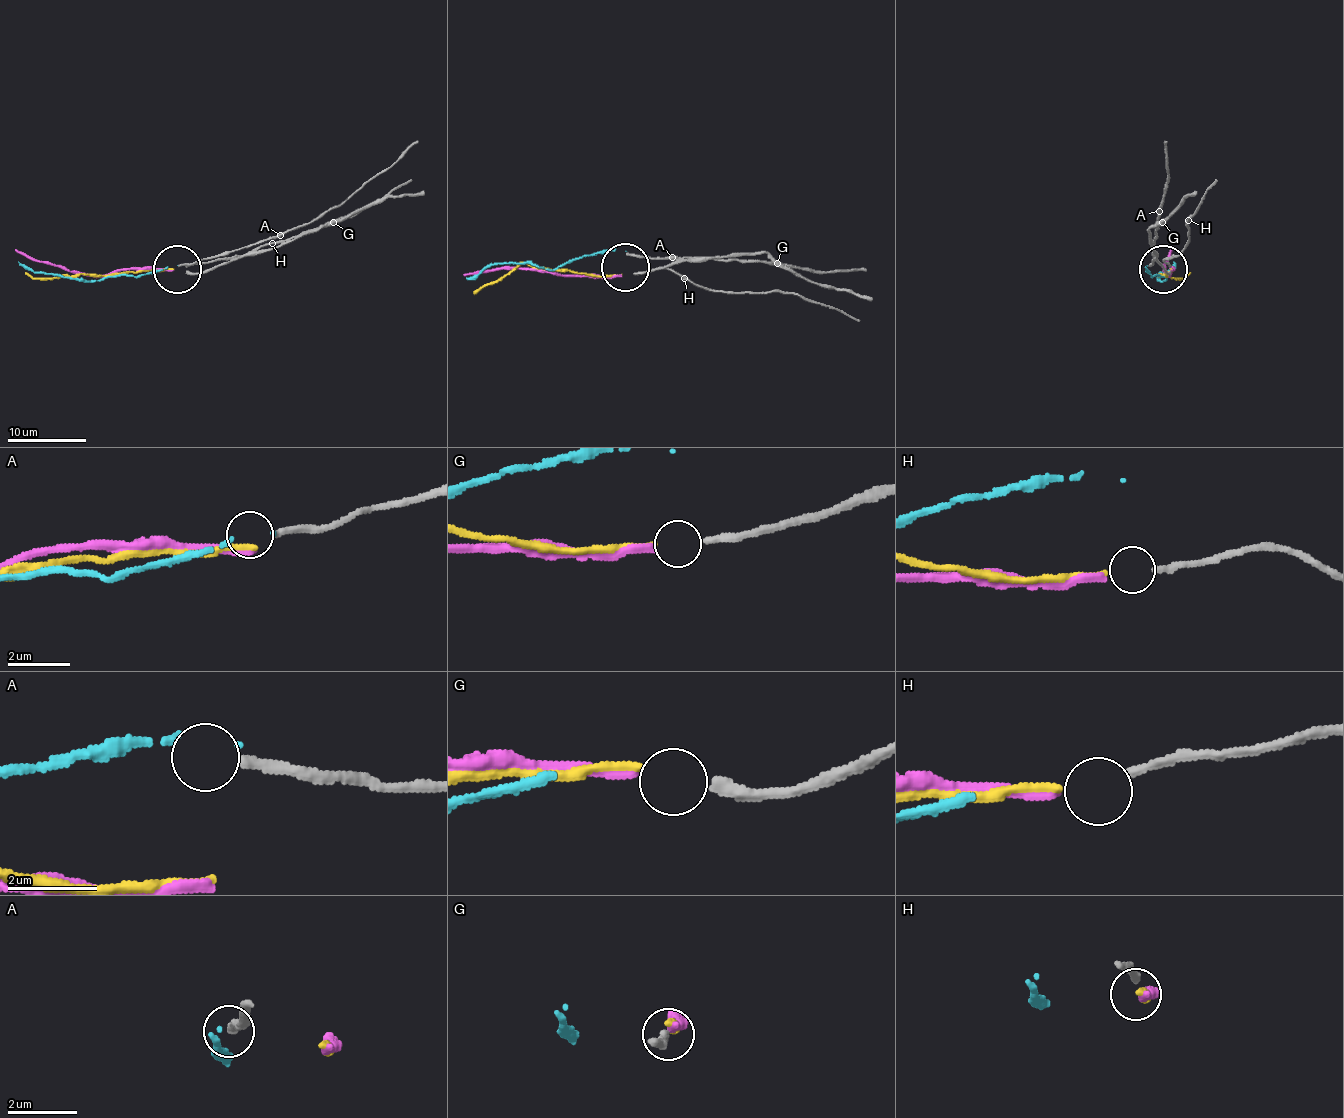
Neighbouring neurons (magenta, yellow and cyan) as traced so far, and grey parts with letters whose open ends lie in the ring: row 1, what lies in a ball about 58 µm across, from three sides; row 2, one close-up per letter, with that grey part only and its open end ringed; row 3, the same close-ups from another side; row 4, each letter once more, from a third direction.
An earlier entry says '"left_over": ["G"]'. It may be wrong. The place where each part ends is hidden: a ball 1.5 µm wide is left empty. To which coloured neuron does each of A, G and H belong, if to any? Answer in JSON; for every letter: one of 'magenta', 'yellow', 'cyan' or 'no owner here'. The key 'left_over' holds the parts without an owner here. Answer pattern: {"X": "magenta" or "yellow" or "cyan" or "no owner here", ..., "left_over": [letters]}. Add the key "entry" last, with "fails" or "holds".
{"A": "no owner here", "G": "magenta", "H": "yellow", "left_over": ["A"], "entry": "fails"}

